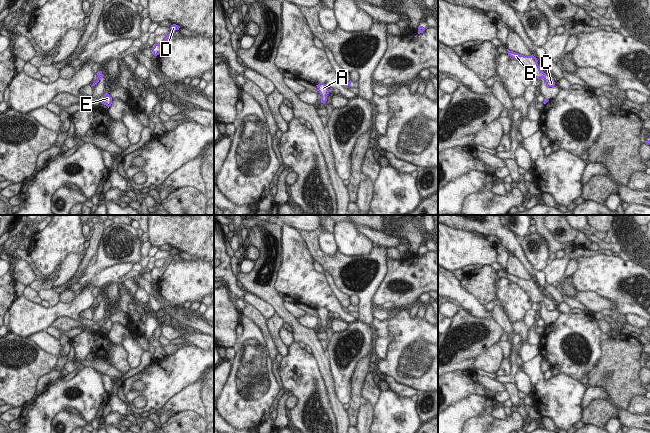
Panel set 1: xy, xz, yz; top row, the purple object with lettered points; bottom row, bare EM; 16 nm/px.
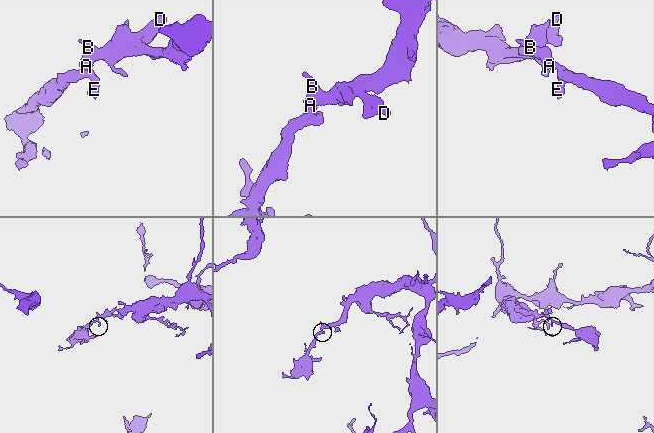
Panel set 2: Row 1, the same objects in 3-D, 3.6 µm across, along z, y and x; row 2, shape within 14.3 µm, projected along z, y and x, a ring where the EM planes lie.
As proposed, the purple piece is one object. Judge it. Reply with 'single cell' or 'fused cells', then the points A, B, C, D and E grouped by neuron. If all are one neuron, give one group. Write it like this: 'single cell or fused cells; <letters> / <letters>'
single cell; A B C D E

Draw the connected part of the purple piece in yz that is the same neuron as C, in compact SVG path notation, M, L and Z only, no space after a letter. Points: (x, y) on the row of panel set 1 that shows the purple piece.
M508 49L507 51L508 51L508 56L518 60L520 64L522 64L531 74L532 78L537 78L539 80L543 78L545 80L547 87L555 86L553 78L550 75L546 74L544 71L540 70L538 66L538 60L536 57L534 57L533 55L530 56L520 55Z

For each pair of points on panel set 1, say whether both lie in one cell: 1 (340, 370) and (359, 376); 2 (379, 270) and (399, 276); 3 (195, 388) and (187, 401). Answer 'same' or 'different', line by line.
1: different
2: different
3: same

